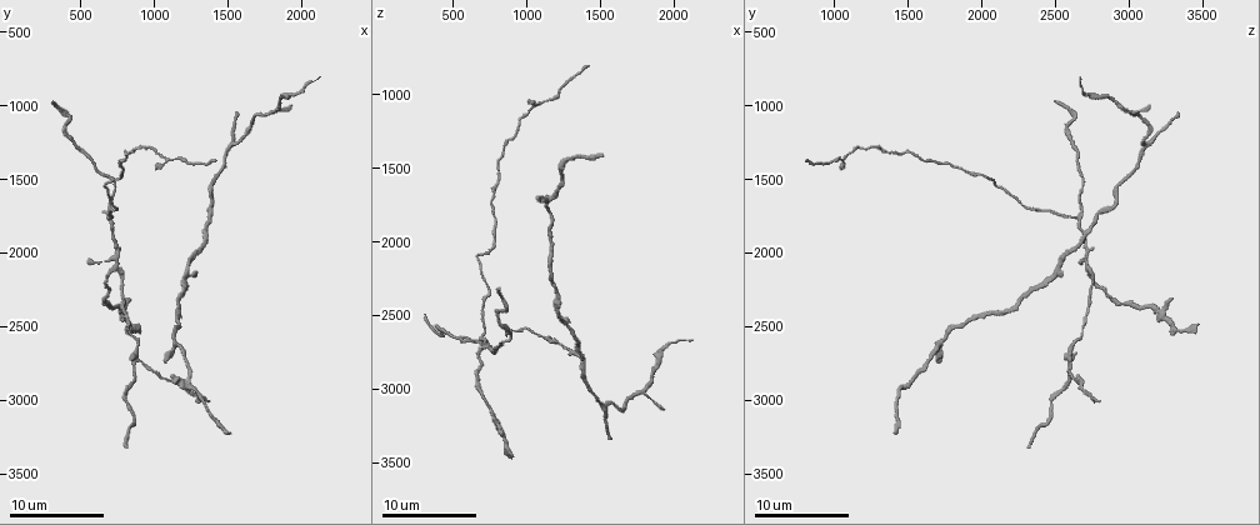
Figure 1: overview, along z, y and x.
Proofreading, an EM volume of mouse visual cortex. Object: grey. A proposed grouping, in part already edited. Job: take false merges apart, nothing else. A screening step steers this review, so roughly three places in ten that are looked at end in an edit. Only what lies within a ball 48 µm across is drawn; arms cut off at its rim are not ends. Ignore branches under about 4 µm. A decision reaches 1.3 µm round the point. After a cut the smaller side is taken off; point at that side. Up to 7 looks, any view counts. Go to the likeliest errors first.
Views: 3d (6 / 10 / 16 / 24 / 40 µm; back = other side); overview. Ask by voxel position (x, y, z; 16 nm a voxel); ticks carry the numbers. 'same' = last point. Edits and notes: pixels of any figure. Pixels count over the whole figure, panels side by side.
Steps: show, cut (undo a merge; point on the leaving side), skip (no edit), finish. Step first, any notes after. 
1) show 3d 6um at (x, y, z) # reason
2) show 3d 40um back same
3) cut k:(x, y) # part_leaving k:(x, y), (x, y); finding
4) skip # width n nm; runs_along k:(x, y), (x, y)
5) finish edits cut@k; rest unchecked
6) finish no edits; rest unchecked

show 3d 10um at (880, 2720, 2600) # looks like a crossing

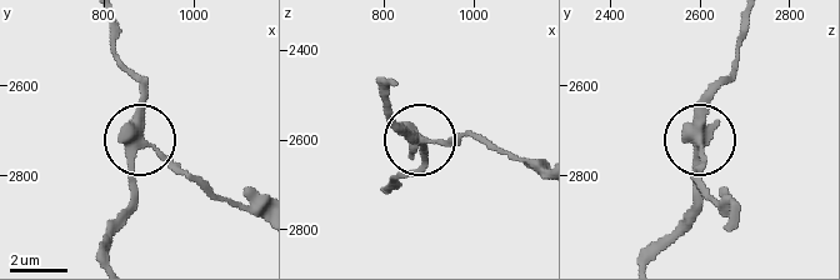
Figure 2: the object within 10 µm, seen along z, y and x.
cut 2:(168, 163) # arms 5; part_leaving 2:(136, 136), (228, 198), (256, 208); a second cell is stuck on

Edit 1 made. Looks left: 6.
show overview

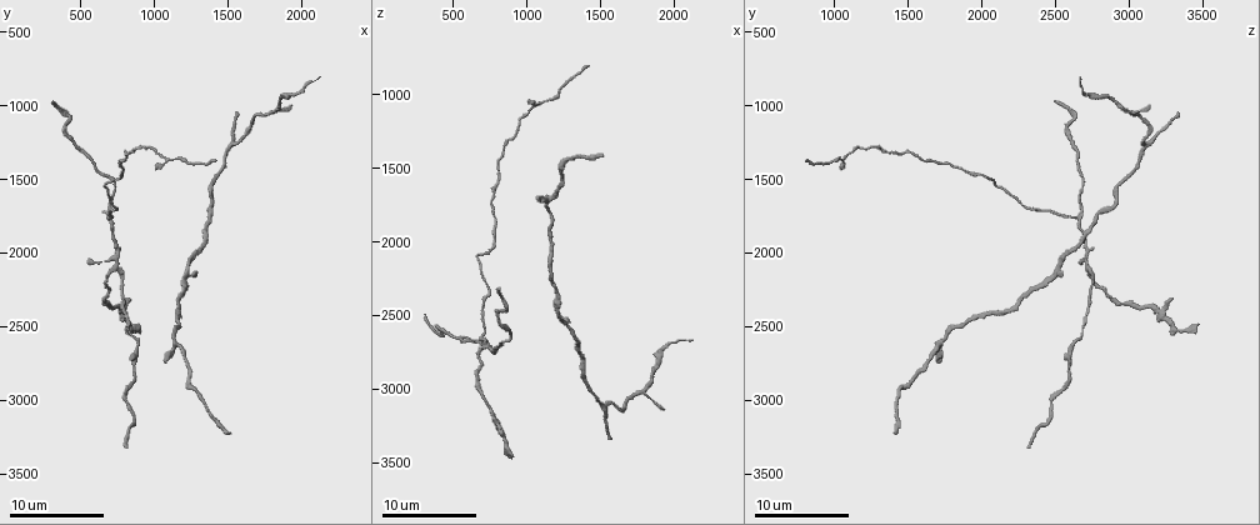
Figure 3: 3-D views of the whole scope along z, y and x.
show 3d 10um at (740, 2060, 2700) # looks like a crossing

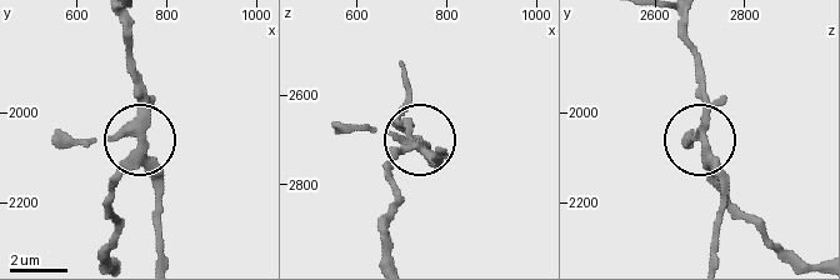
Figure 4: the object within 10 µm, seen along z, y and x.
show 3d 10um back at (745, 2055, 2705)

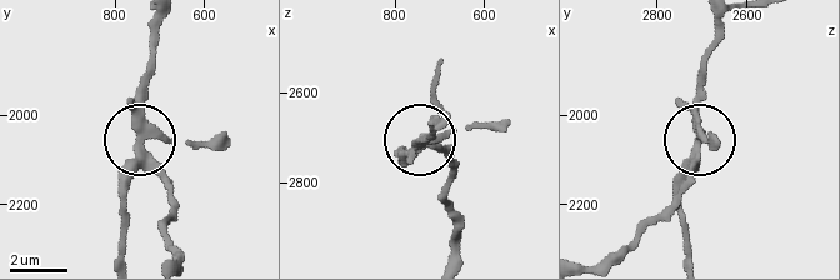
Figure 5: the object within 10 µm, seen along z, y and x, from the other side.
cut 5:(173, 191) # arms 4; part_leaving 5:(700, 164), (606, 258); two cells meet here

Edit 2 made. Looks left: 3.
show overview

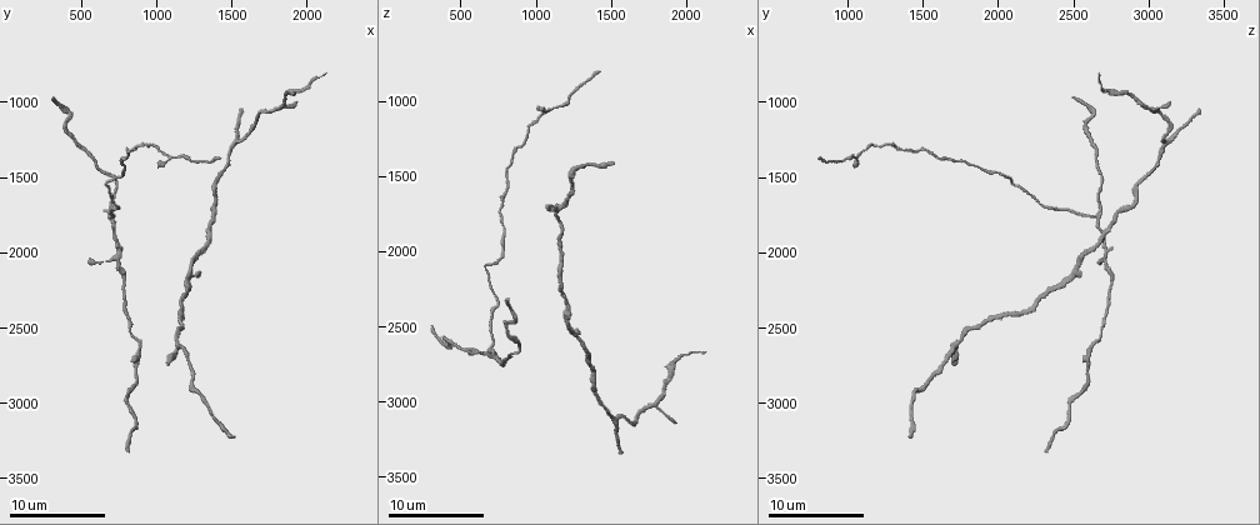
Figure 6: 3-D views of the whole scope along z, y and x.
show 3d 16um at (1540, 1240, 3100) # branch point

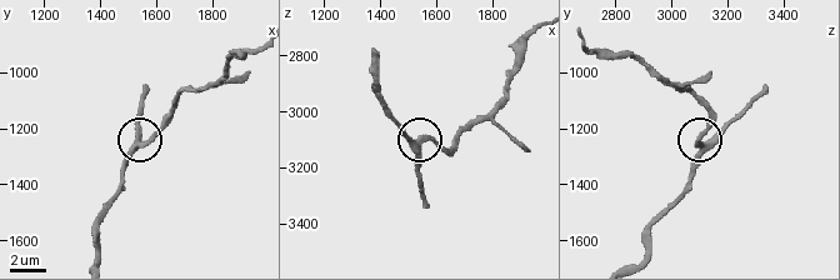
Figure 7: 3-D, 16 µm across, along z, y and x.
skip # side_arm 5 um; continuous, no second cell

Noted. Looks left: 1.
show 3d 10um at (680, 1760, 2660) # three arms meet

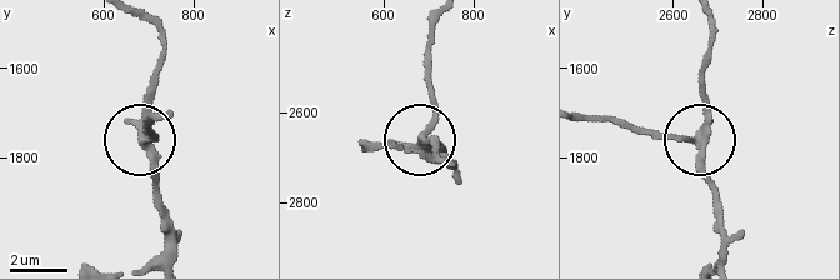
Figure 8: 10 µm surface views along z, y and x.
cut 8:(434, 100) # width 240 nm; part_leaving 8:(418, 135), (433, 109), (433, 23); two cells meet here

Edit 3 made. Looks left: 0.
finish edits cut@2, cut@5, cut@8; rest unchecked

